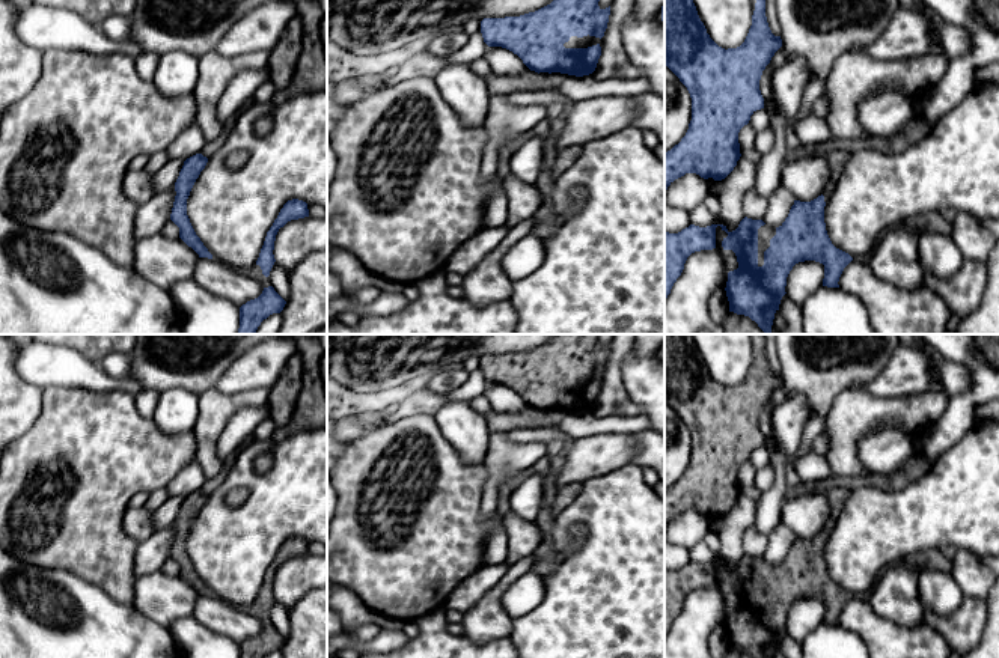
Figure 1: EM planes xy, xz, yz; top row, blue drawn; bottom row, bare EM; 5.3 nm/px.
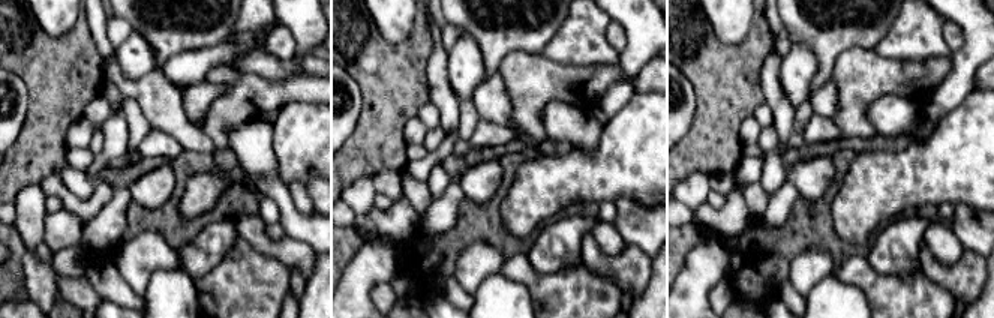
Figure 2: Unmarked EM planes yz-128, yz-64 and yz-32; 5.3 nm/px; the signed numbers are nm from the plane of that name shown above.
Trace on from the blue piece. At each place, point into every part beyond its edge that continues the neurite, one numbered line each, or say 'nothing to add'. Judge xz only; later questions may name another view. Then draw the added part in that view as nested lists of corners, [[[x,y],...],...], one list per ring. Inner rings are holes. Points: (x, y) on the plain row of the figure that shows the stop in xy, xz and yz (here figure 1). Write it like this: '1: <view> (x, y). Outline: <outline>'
1: xz (586, 378). Outline: [[[571,373],[568,379],[564,381],[565,385],[588,385],[592,382],[600,381],[600,375],[595,373],[583,373],[583,375],[577,375],[577,373]]]

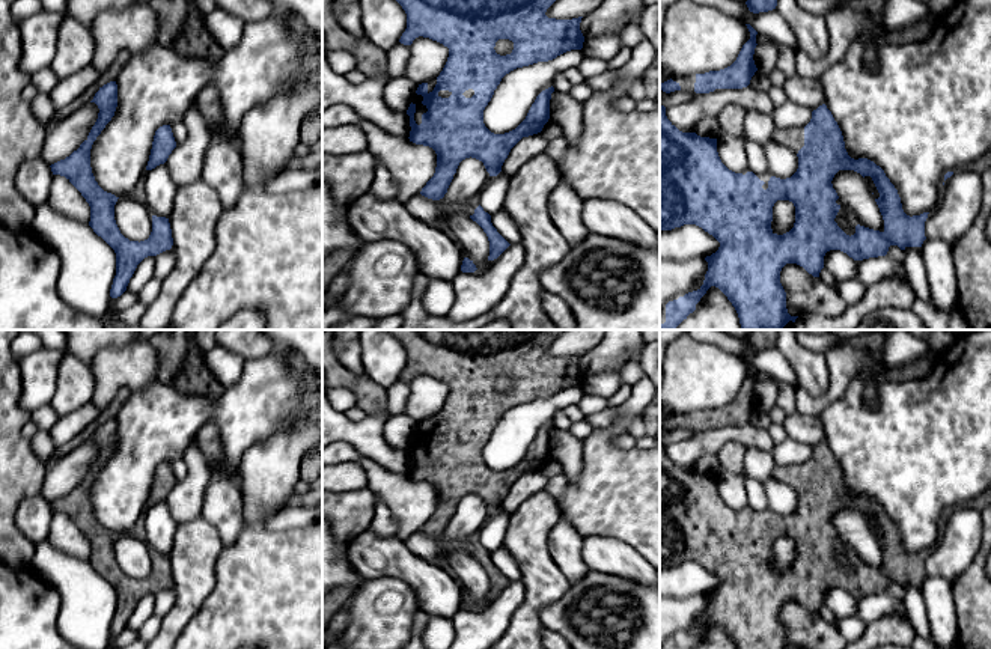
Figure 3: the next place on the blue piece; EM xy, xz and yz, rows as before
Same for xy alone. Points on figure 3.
nothing to add

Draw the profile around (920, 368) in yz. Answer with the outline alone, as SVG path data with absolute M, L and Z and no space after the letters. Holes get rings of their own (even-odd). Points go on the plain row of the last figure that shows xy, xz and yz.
M922 357L919 360L914 360L911 363L907 363L898 369L893 367L884 367L884 370L877 375L877 376L868 376L864 379L864 399L872 404L874 407L878 405L878 396L877 396L877 387L883 381L908 381L908 379L916 379L916 378L923 378L929 375L932 364L934 364L932 357Z

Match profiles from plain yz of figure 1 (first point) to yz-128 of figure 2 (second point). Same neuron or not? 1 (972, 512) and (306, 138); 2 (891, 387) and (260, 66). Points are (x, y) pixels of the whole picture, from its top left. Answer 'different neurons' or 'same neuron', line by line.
1: same neuron
2: same neuron

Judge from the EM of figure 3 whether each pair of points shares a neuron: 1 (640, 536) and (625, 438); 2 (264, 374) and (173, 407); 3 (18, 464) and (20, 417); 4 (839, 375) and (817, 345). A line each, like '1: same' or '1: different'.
1: different
2: same
3: same
4: different

